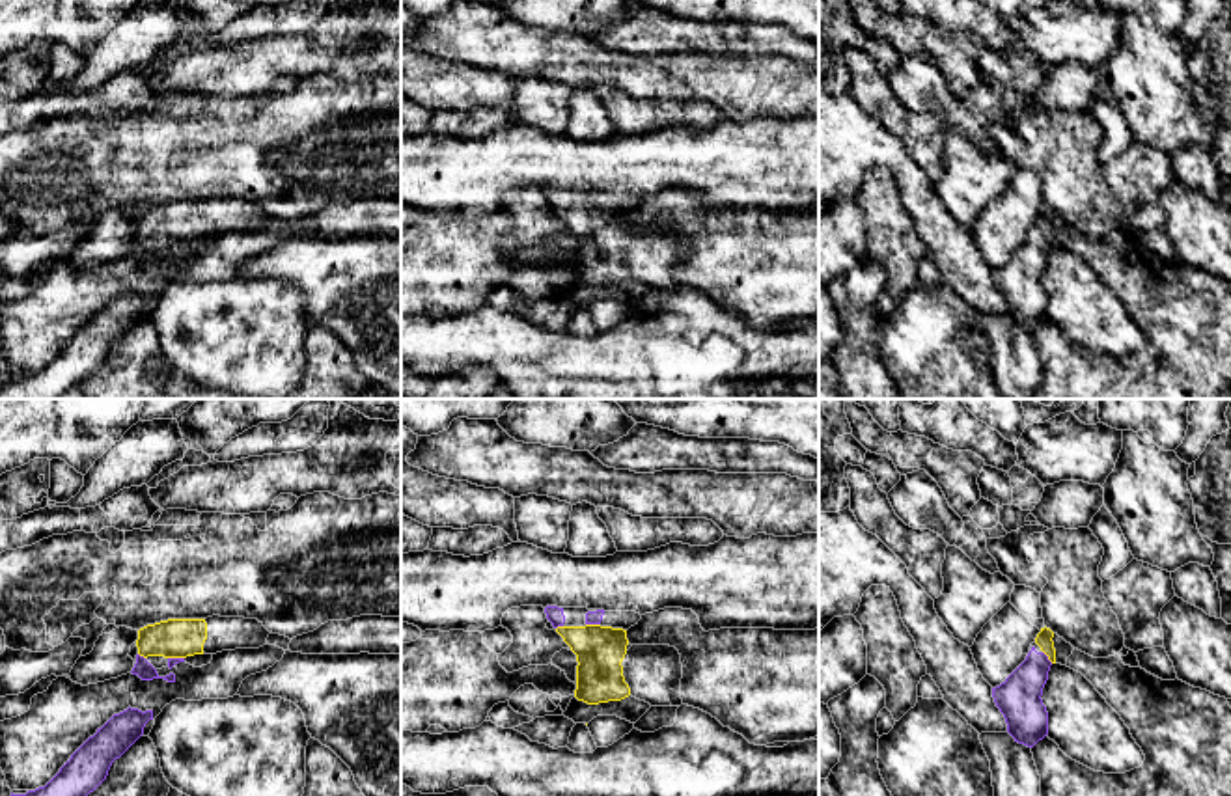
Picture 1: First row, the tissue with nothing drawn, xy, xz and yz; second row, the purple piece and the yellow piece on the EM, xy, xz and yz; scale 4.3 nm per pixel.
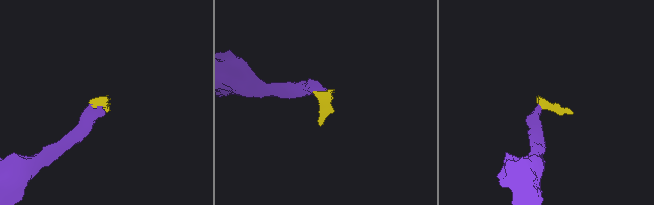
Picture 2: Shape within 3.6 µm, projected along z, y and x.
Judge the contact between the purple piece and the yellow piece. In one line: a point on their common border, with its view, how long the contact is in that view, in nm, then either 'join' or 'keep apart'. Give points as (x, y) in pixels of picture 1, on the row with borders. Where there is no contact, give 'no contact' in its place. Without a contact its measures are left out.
xz (594, 623) | 60 nm | join

